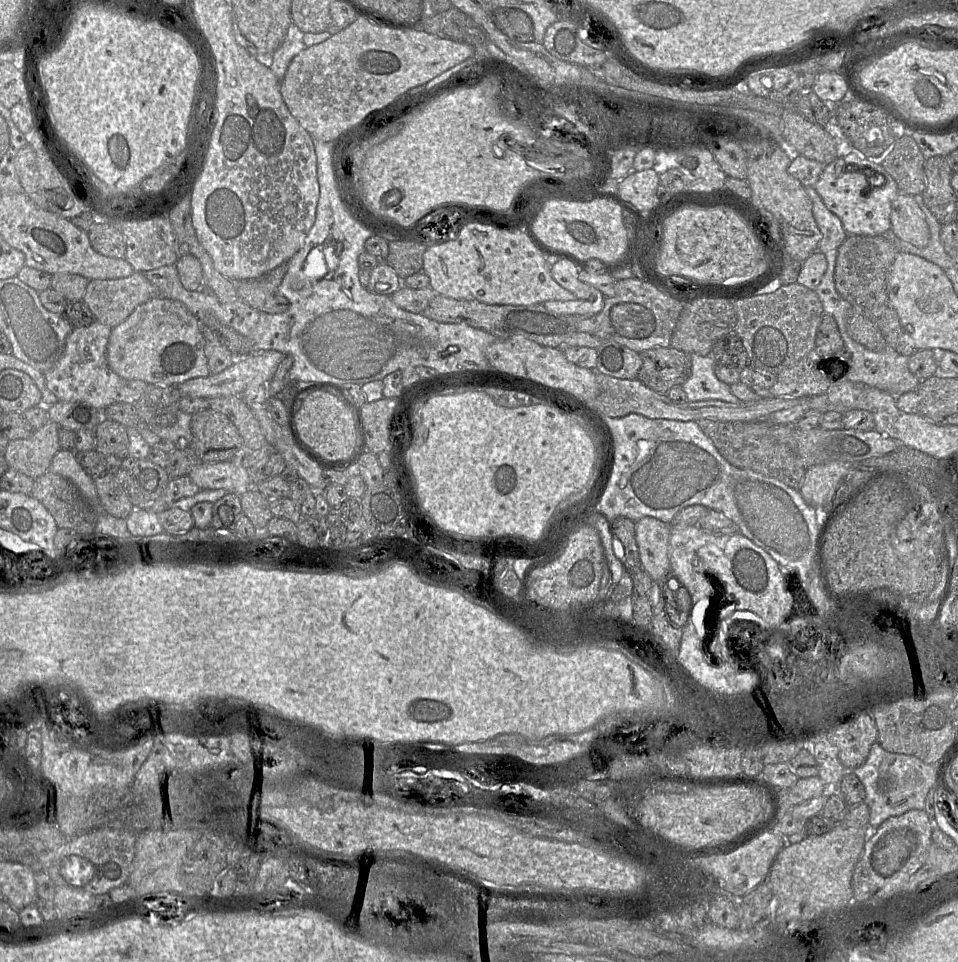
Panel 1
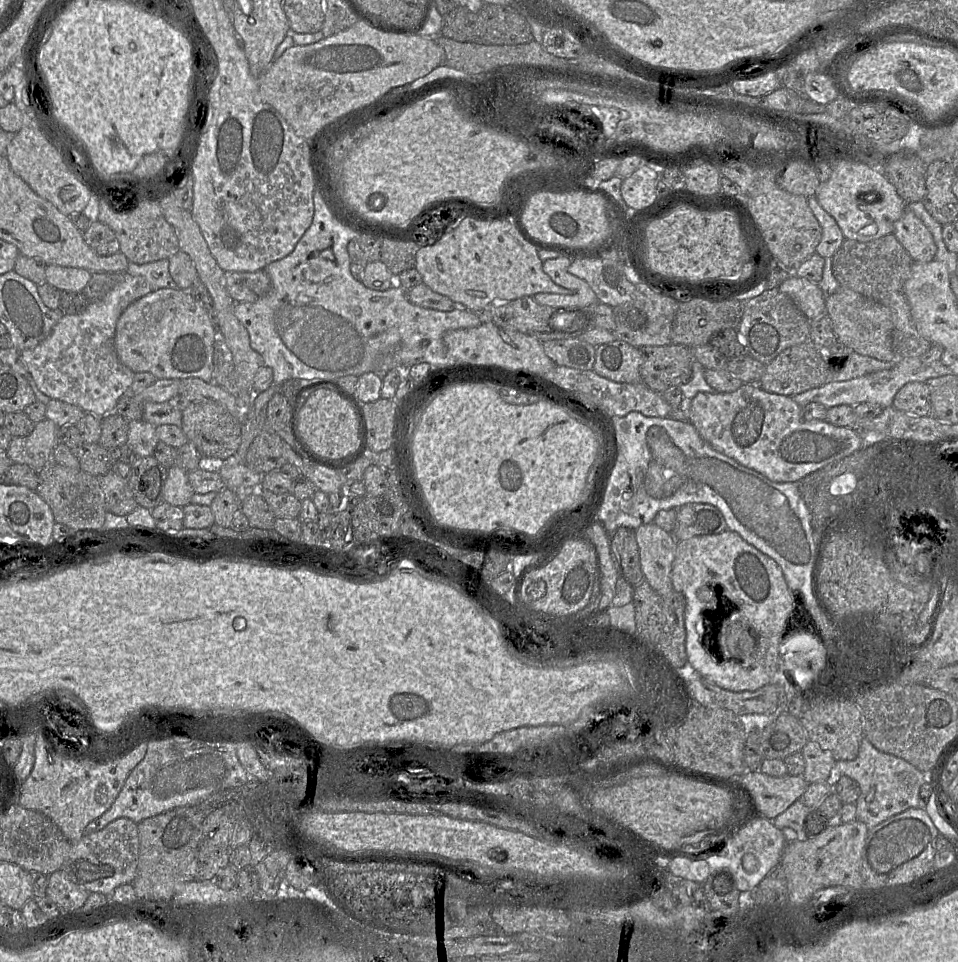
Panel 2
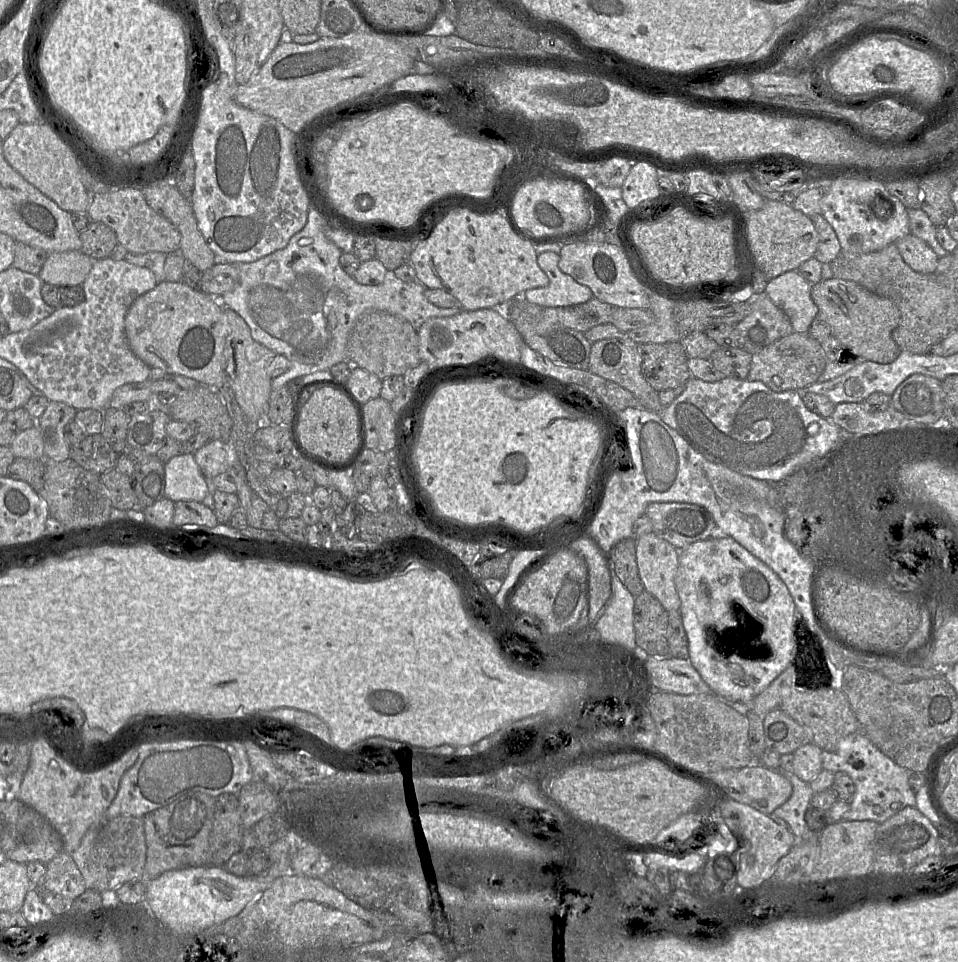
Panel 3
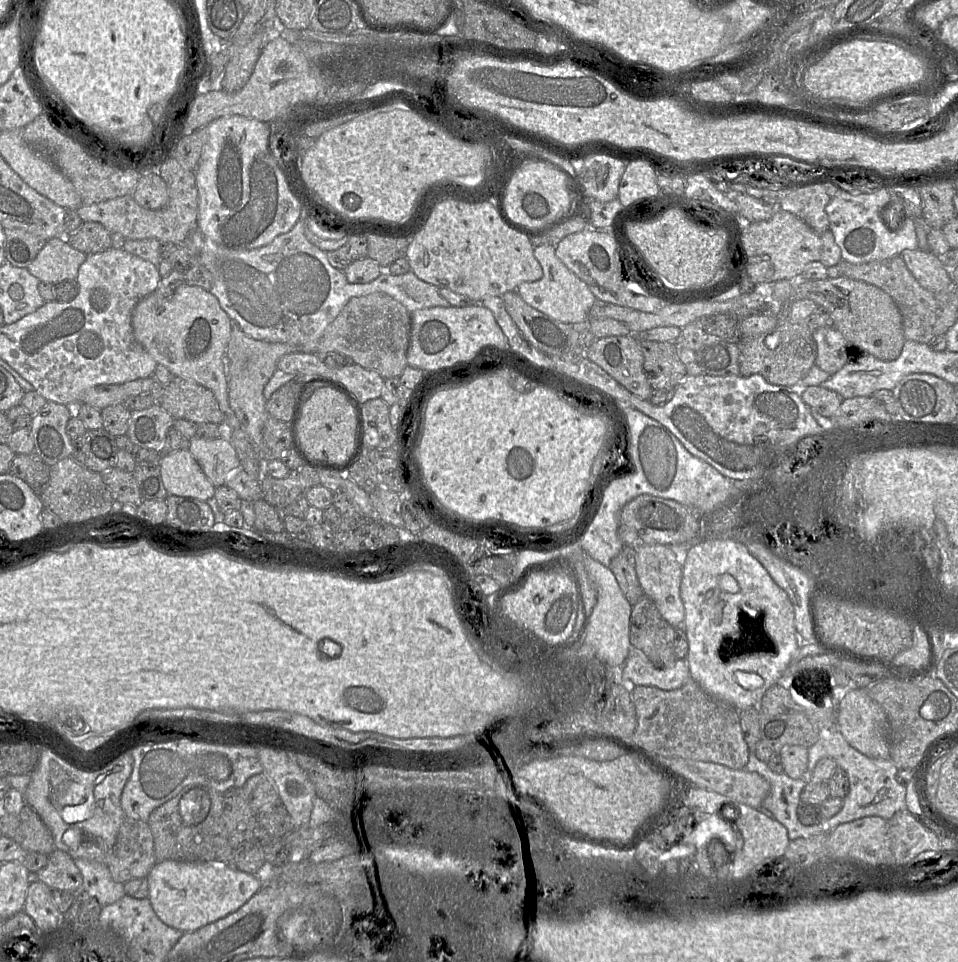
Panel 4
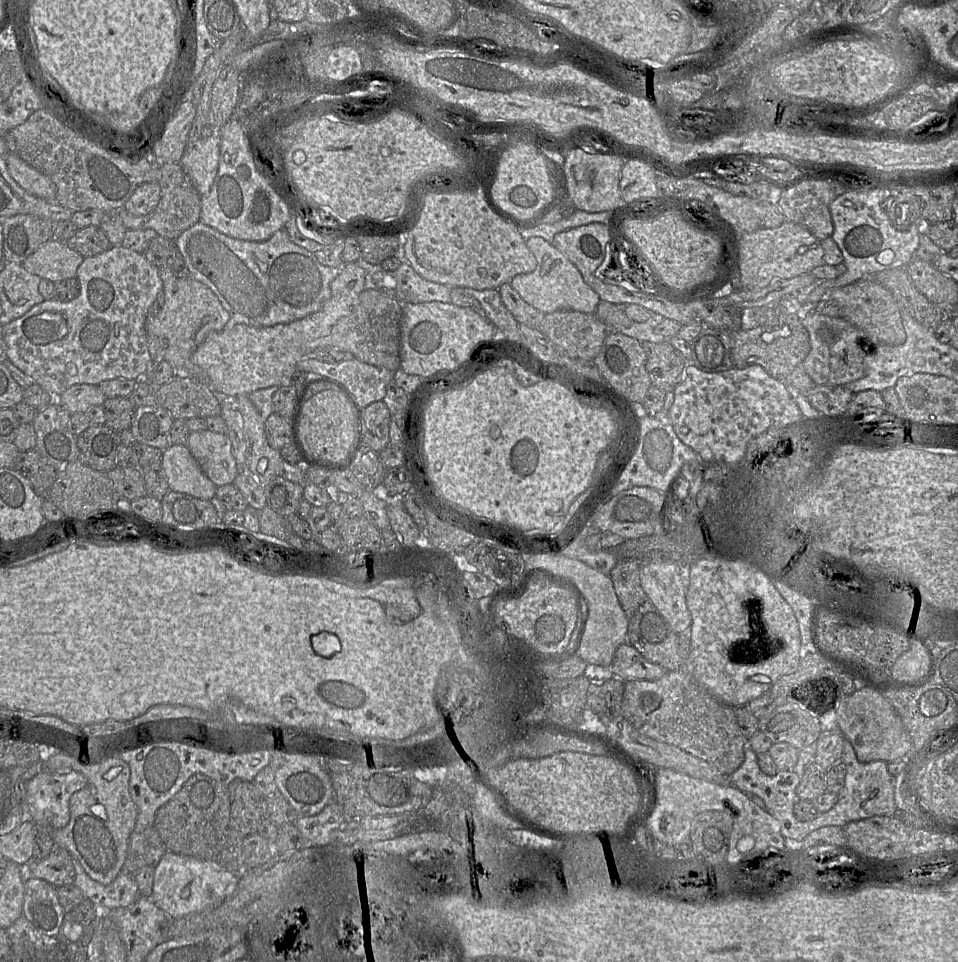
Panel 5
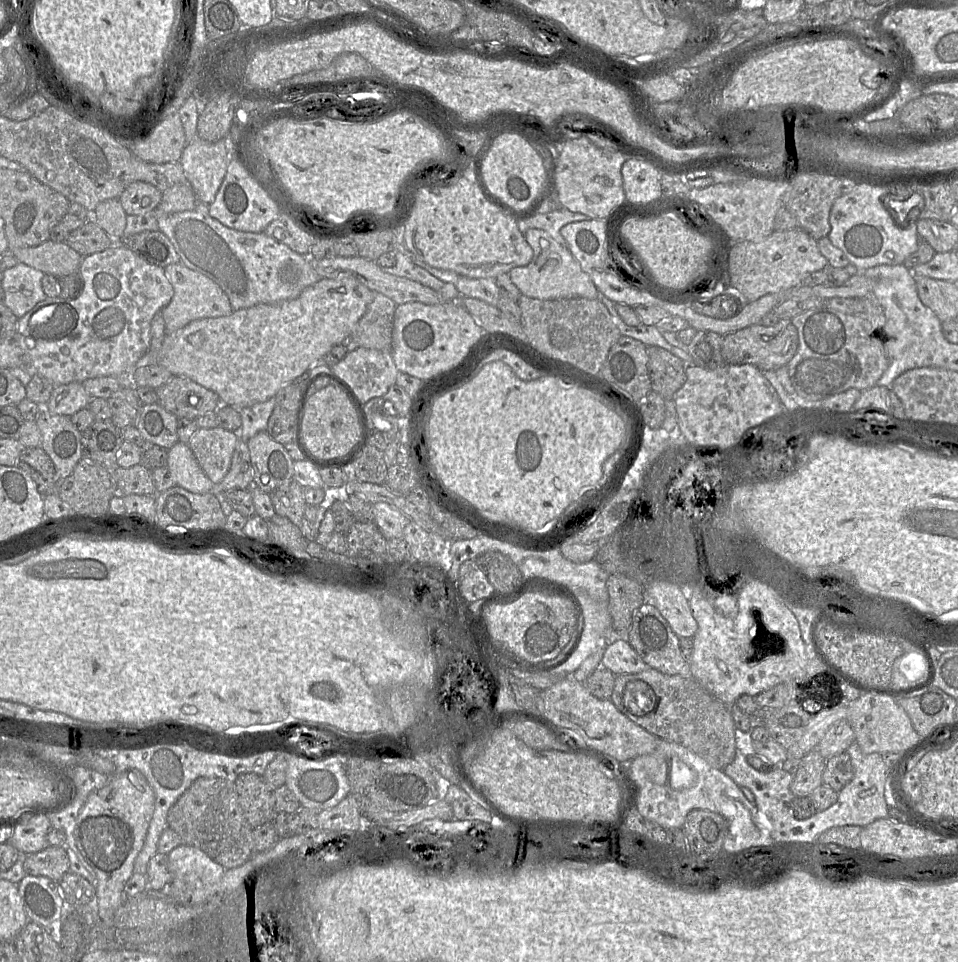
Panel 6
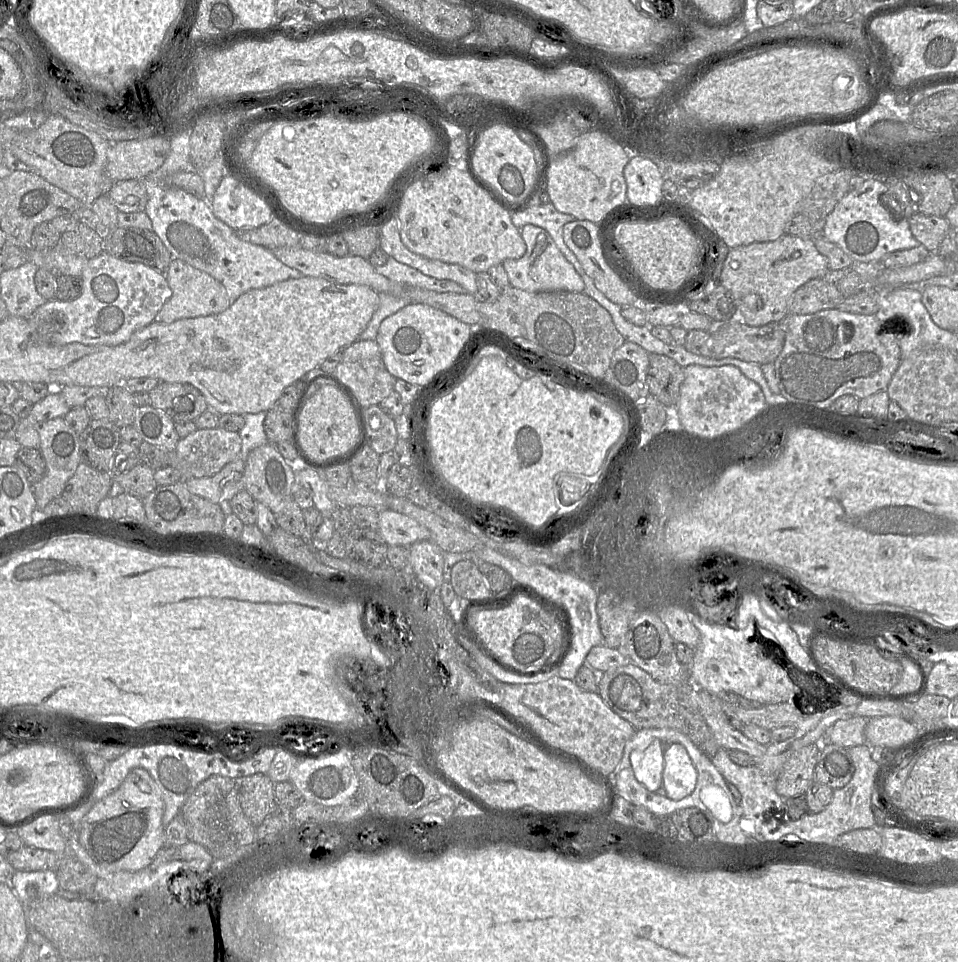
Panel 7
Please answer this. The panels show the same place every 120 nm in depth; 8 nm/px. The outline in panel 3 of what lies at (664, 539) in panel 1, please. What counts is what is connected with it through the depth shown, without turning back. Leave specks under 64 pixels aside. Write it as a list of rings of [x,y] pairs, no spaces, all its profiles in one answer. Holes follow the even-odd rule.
[[[651,532],[636,538],[636,559],[645,590],[656,597],[667,612],[679,612],[680,598],[675,587],[679,550]]]

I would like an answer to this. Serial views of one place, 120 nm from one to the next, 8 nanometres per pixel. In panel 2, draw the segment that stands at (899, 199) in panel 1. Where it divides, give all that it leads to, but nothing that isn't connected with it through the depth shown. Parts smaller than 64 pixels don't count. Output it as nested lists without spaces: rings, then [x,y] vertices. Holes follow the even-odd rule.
[[[907,203],[903,215],[895,222],[893,234],[914,262],[927,263],[935,259],[937,246],[933,236],[924,223],[908,208]]]

